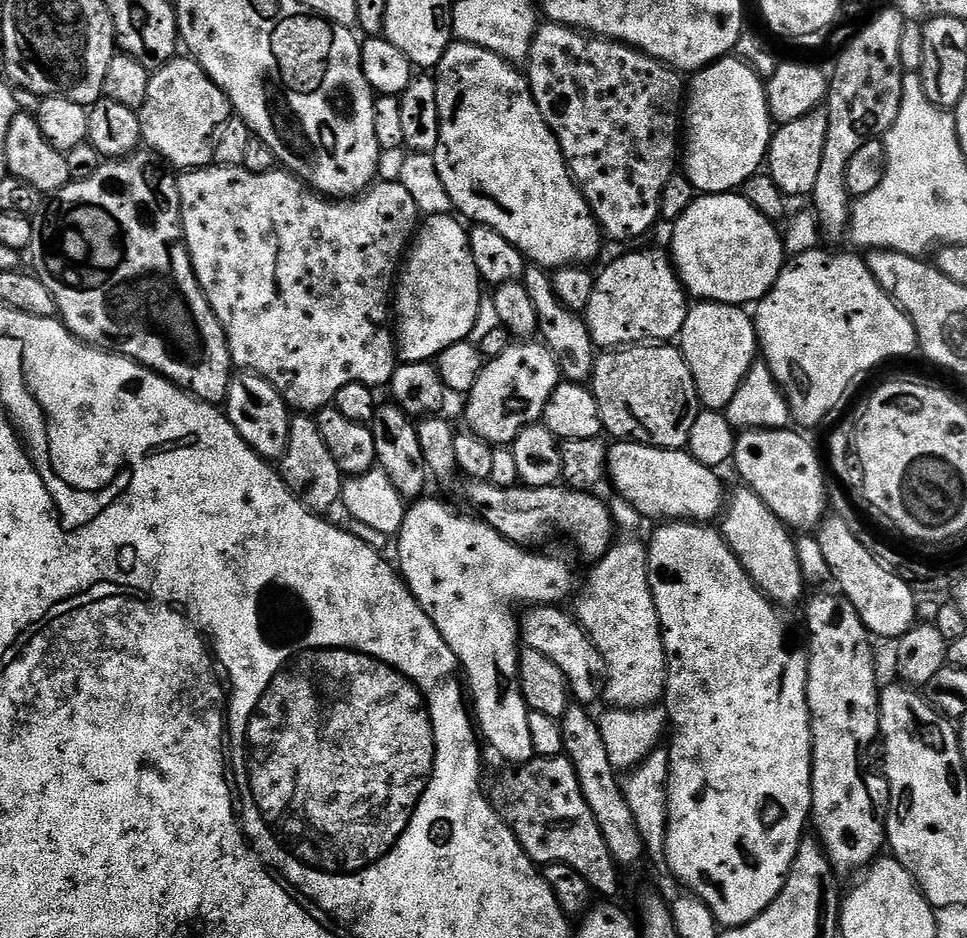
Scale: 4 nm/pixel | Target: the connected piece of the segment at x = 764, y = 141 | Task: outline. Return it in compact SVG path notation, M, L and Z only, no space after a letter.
M739 57L716 60L689 79L682 126L682 174L697 193L716 195L743 187L763 167L774 131L765 81Z

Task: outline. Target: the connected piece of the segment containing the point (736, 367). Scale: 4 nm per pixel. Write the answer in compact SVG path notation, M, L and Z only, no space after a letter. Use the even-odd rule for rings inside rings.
M709 300L691 305L686 314L686 322L682 322L682 330L678 337L680 353L686 358L686 366L690 366L690 374L694 374L694 386L698 390L701 405L709 412L724 412L738 394L738 386L746 378L746 374L758 360L758 341L756 326L751 315L748 316L743 307L734 304L715 304Z

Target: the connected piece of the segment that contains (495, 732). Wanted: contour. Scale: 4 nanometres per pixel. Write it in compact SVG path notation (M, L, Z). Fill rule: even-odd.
M421 498L407 509L396 540L400 540L396 544L396 556L400 559L398 571L412 597L420 603L430 622L434 622L438 634L442 634L446 646L450 646L458 658L483 743L487 747L489 744L500 756L535 757L534 742L530 739L530 709L520 692L520 626L512 607L515 604L556 606L564 602L560 600L573 595L572 568L556 556L543 556L540 553L543 551L529 550L510 542L475 515L463 516L440 500L428 499Z

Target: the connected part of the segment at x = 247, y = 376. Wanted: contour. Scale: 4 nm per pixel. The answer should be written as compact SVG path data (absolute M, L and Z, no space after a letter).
M237 371L228 387L226 415L234 430L242 434L250 450L254 450L263 460L278 462L284 457L286 442L290 438L292 416L282 394L278 394L278 390L274 390L266 378L253 372Z

